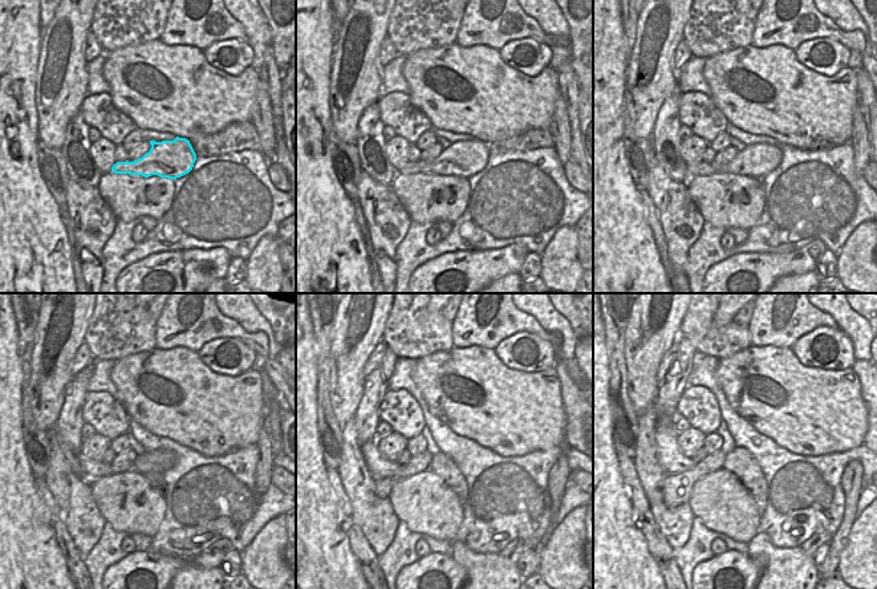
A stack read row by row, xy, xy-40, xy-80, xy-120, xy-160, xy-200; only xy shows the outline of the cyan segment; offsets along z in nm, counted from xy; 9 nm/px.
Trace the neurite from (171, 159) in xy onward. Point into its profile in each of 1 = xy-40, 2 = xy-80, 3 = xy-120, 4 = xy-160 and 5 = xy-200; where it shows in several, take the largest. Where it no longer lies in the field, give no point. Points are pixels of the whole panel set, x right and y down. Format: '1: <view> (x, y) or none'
1: xy-40 (465, 158)
2: xy-80 (756, 161)
3: xy-120 (158, 460)
4: xy-160 (378, 466)
5: xy-200 (670, 458)

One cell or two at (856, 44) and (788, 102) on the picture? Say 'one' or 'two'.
two

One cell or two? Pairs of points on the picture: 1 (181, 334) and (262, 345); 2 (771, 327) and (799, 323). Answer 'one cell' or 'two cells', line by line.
1: one cell
2: one cell

